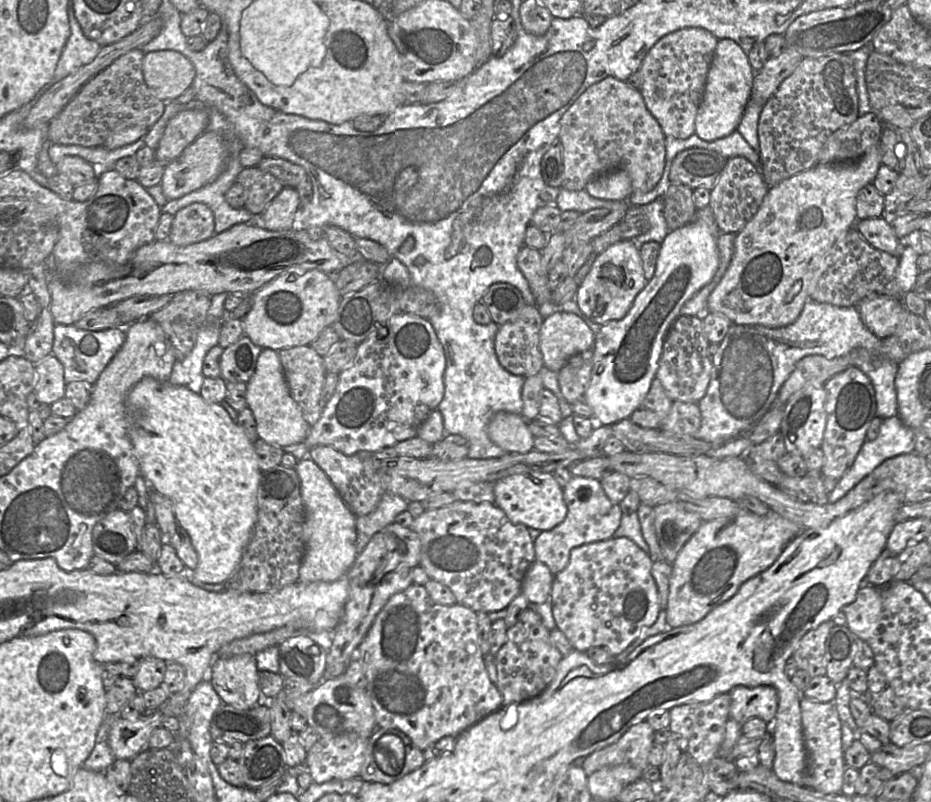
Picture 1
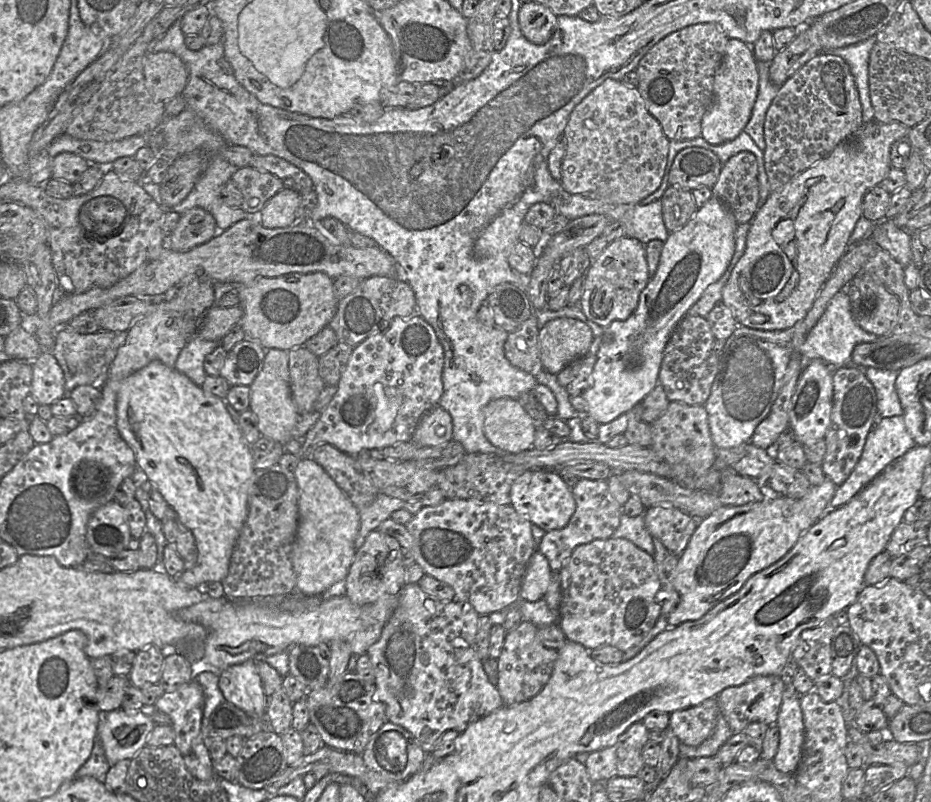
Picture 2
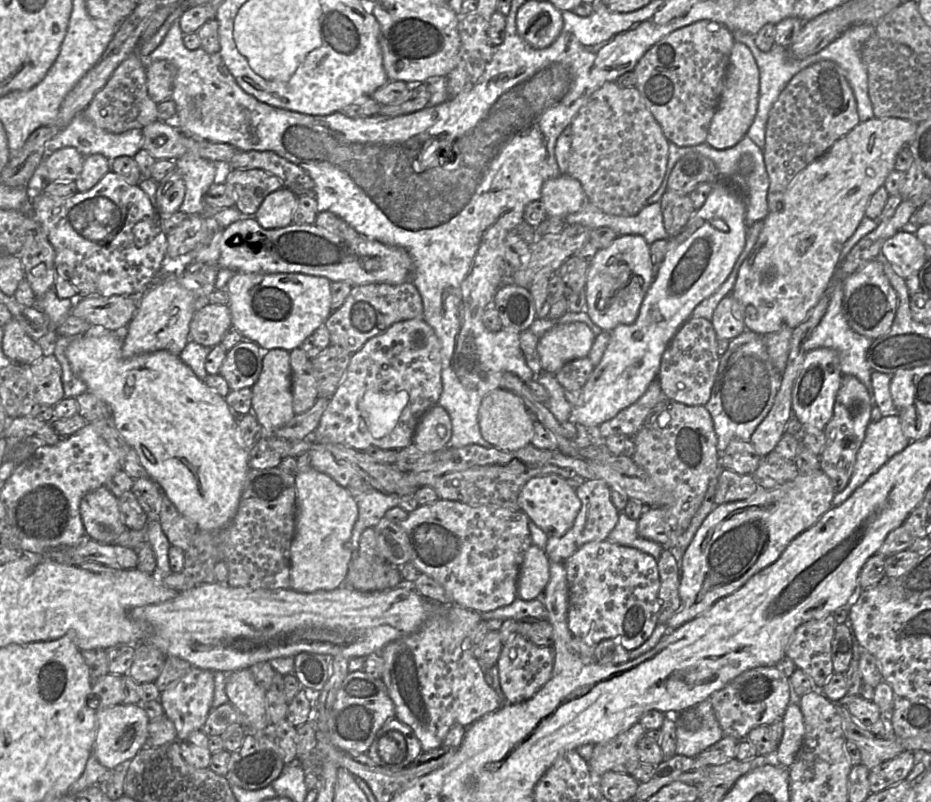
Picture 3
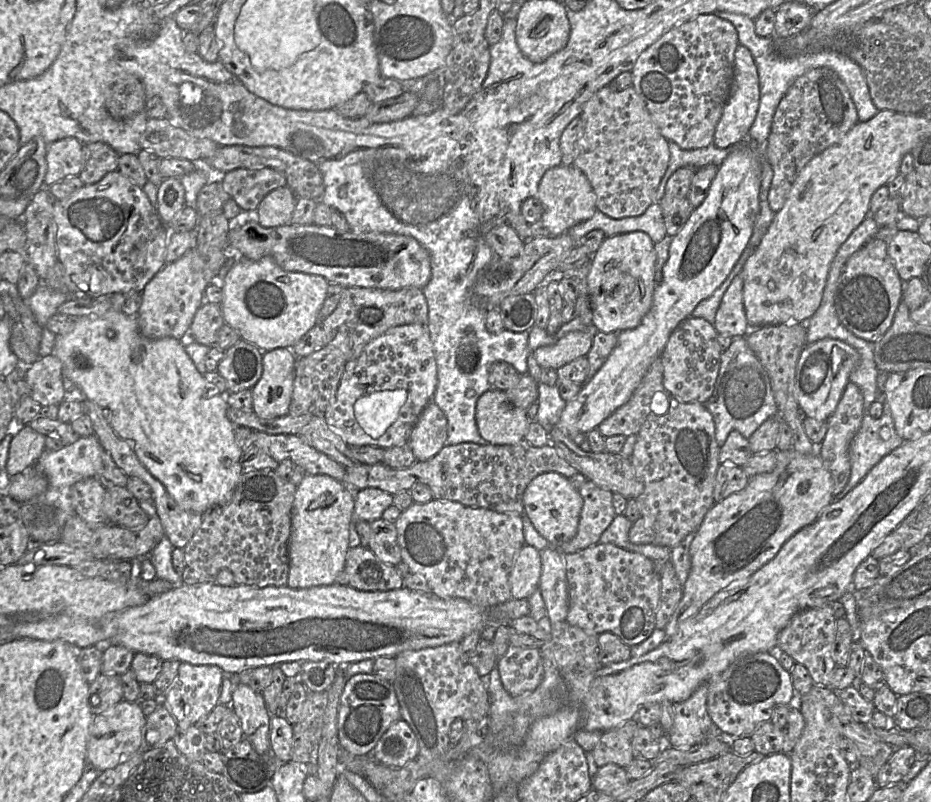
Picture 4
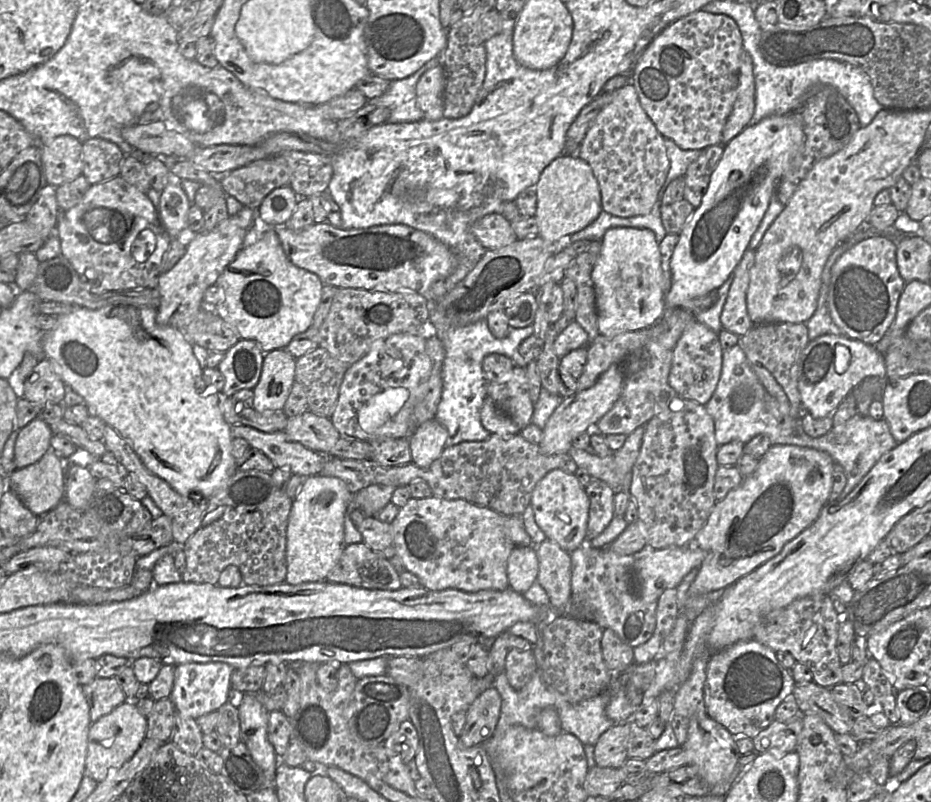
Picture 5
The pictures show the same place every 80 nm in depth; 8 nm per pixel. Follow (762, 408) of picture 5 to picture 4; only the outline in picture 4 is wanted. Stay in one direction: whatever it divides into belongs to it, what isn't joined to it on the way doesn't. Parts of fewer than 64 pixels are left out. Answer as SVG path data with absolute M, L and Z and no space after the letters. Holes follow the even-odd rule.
M745 337L733 338L730 347L722 352L713 393L704 405L712 414L719 447L724 445L731 431L749 439L763 422L778 414L770 378Z

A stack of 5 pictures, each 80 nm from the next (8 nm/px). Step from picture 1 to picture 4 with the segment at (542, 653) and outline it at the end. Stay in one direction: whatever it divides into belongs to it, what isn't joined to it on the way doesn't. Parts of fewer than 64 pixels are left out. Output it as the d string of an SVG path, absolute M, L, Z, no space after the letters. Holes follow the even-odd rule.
M511 645L496 667L502 684L511 696L535 690L544 676L543 660L538 648Z

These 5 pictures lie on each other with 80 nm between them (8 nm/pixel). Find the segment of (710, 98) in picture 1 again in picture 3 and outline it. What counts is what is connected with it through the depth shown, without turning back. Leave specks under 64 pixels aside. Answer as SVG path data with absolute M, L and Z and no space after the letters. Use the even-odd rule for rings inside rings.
M735 41L727 66L723 90L711 120L706 143L716 149L727 149L736 145L752 125L759 102L759 69L751 50Z

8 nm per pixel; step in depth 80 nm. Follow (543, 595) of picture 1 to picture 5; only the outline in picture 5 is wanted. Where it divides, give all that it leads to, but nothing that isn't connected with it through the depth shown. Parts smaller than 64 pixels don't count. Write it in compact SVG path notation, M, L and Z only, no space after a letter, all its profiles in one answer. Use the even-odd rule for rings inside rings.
M516 546L508 558L509 587L524 594L537 581L538 572L539 562L535 546Z

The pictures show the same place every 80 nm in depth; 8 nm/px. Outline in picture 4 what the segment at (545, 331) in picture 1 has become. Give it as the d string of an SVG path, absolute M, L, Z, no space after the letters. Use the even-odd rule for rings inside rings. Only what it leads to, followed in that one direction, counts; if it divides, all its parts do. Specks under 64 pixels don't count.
M572 331L554 344L538 347L532 352L541 367L558 369L579 357L587 356L592 343L590 333Z

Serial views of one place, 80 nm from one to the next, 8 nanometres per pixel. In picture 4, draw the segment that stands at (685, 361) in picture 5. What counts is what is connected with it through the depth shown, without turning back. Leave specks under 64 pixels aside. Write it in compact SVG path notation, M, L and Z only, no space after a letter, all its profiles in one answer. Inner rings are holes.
M691 315L673 331L661 354L664 388L683 402L705 404L714 390L721 355L714 325Z

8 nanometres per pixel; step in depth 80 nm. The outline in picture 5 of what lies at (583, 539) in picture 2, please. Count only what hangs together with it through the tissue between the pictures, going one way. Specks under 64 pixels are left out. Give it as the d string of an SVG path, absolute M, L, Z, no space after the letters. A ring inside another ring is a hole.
M592 478L585 491L590 500L587 533L584 544L596 538L609 525L614 515L613 490L606 482Z

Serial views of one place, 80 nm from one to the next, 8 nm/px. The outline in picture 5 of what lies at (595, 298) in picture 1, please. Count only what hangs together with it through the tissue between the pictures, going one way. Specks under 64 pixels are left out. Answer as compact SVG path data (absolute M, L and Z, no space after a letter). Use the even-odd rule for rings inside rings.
M613 227L605 232L601 244L591 272L600 334L612 337L651 327L666 312L661 253L654 232L647 228Z

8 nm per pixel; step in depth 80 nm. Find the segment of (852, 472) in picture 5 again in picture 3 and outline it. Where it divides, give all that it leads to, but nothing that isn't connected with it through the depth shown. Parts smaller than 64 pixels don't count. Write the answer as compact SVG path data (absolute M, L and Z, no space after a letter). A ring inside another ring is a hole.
M898 415L882 417L878 422L870 422L866 429L865 438L860 446L851 478L847 486L836 493L832 506L838 506L846 501L850 495L860 487L875 472L877 472L889 459L904 450L911 441L903 434Z

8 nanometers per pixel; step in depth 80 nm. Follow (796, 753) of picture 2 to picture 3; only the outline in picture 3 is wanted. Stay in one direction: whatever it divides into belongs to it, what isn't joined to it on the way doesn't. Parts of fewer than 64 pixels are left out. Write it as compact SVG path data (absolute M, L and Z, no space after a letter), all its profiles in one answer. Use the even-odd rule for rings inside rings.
M789 703L783 715L783 735L776 749L781 766L790 767L803 741L804 719L800 707Z

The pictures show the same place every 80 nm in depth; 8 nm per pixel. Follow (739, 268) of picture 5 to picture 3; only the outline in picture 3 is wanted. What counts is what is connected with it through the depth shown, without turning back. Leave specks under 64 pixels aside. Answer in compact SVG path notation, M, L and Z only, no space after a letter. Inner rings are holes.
M731 294L719 302L711 323L717 339L732 340L747 330L743 321L742 307Z

